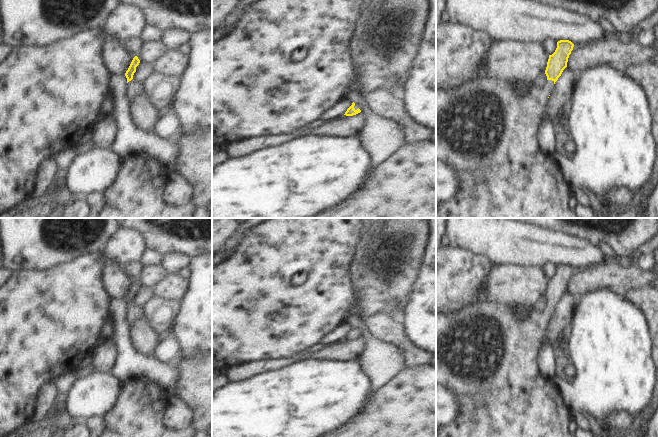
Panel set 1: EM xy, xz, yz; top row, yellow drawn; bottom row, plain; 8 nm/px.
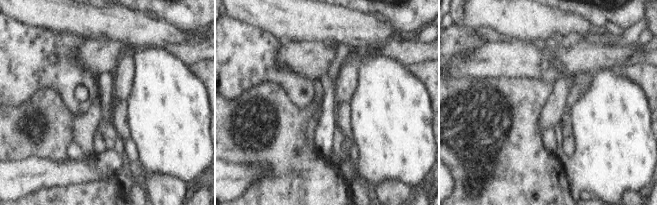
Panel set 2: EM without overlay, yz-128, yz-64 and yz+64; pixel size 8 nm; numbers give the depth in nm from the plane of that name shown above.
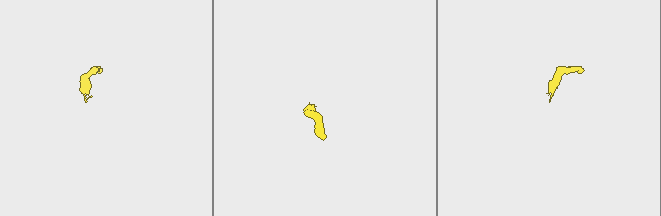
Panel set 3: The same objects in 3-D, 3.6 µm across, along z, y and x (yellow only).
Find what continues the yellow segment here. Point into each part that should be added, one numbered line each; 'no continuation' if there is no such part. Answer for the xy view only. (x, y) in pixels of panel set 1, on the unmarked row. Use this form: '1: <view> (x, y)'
1: xy (133, 314)

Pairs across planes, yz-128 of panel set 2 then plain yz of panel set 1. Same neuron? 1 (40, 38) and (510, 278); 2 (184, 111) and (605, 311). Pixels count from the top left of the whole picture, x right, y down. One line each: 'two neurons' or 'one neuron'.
1: two neurons
2: one neuron

